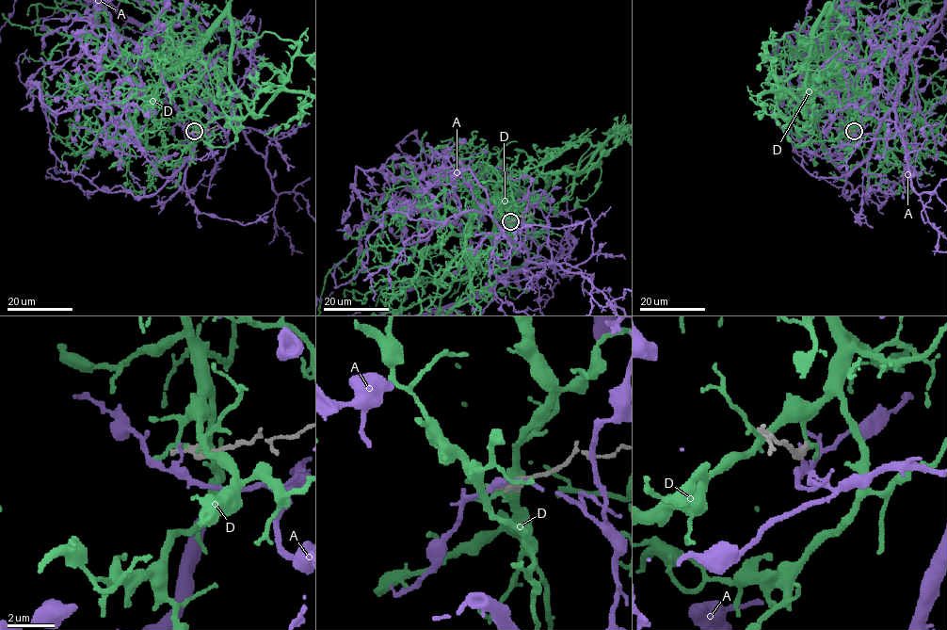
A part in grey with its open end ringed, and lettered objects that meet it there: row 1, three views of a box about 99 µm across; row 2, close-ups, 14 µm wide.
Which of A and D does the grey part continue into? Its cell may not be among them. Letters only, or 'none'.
D

